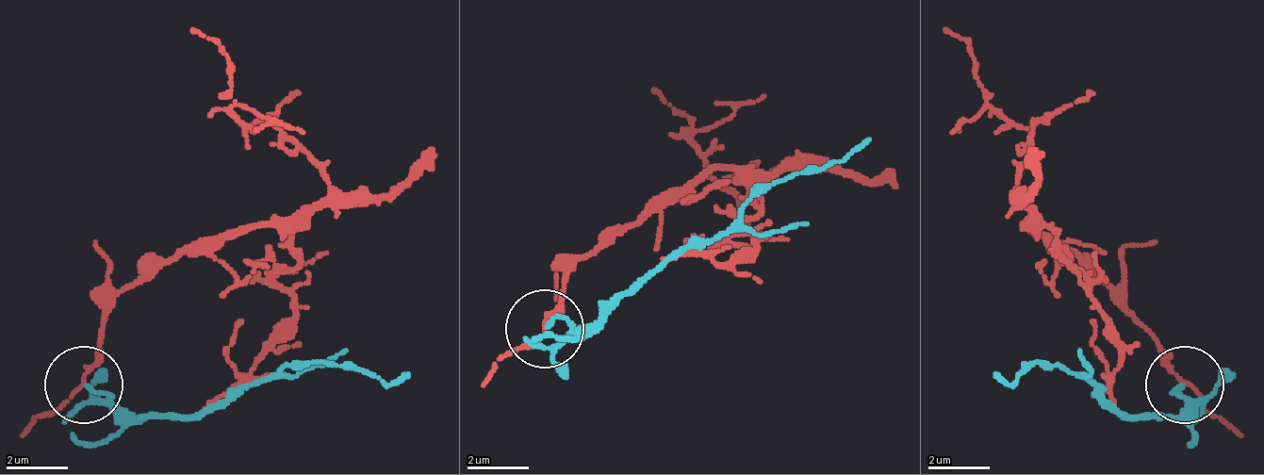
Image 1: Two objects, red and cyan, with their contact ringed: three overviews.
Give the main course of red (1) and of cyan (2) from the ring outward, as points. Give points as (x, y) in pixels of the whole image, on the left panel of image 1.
1: (81, 386), (105, 309), (159, 262), (260, 223), (306, 216), (330, 192), (229, 106), (229, 60), (190, 29)
2: (81, 386), (143, 417), (190, 417), (306, 364), (385, 379), (408, 371)

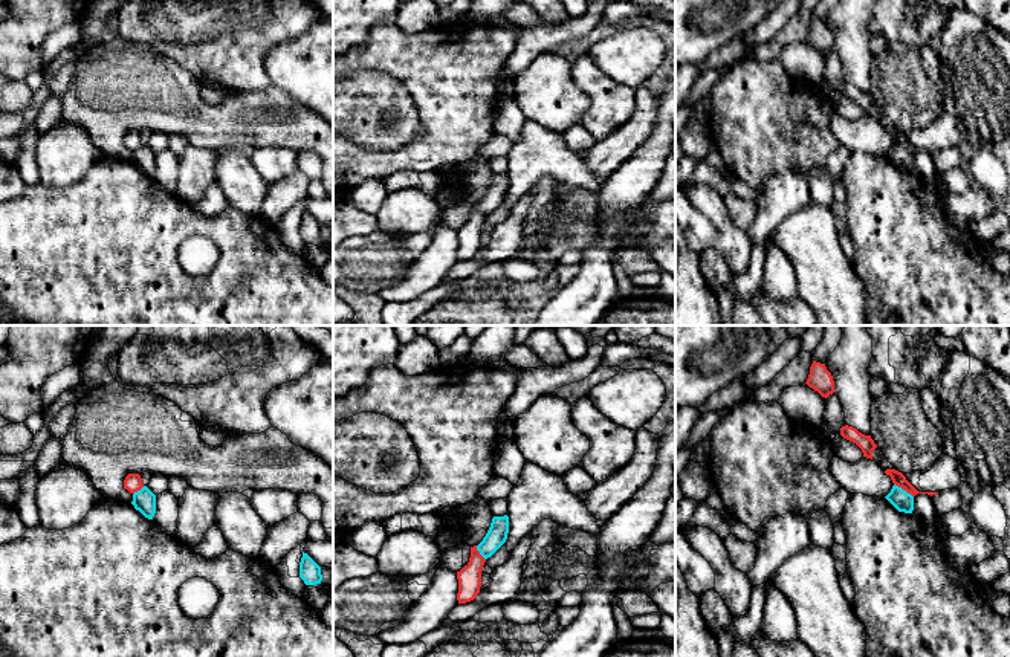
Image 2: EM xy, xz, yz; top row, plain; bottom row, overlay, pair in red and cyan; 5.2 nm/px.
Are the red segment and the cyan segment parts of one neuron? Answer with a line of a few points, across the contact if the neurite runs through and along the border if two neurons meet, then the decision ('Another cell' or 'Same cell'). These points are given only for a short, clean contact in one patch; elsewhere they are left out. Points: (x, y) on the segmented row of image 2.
Line: yz (894, 483), (912, 497). Another cell

